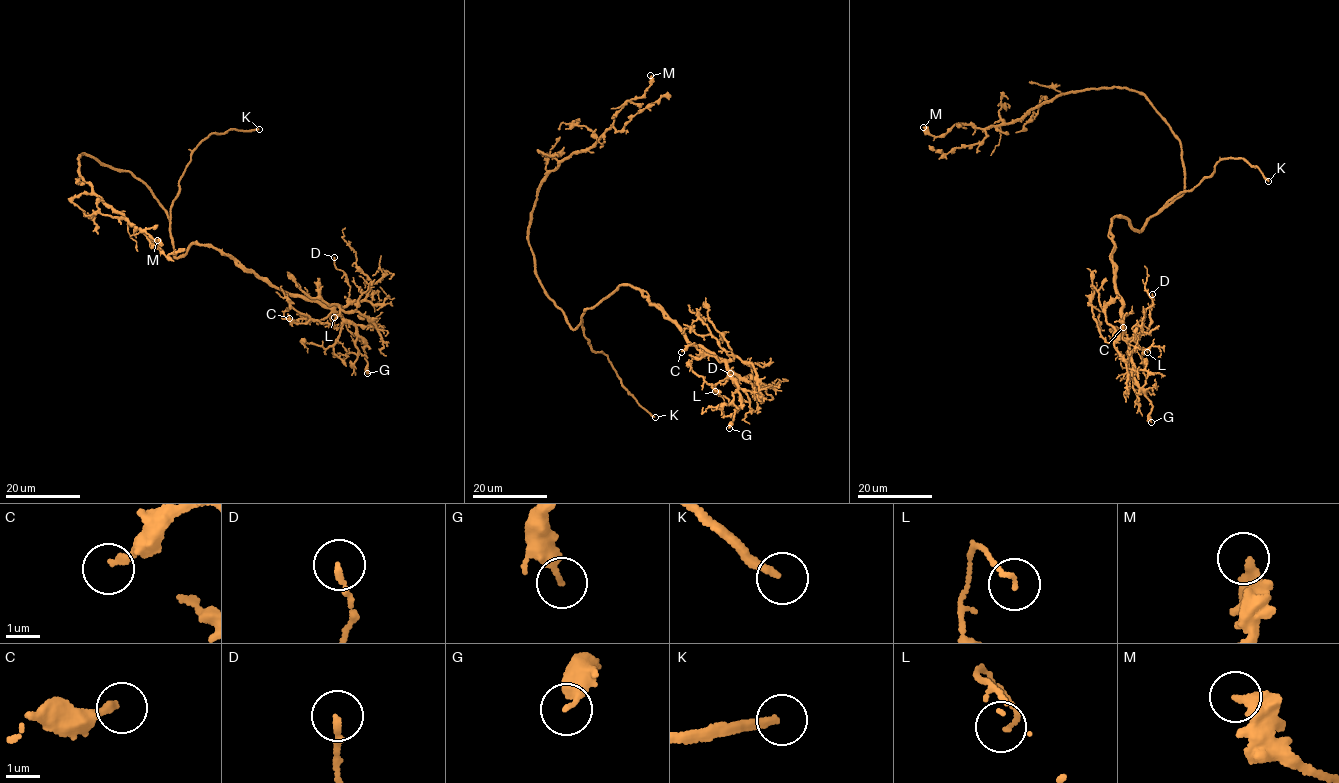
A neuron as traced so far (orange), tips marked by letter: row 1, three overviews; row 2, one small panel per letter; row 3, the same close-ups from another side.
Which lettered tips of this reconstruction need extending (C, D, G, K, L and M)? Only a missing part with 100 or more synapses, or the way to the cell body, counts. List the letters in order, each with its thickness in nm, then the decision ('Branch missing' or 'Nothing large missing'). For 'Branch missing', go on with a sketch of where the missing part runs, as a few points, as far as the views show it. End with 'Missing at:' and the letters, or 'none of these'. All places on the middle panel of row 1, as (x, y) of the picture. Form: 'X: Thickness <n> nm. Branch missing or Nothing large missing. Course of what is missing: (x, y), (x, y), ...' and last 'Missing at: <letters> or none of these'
C: Thickness 200 nm. Nothing large missing
D: Thickness 170 nm. Nothing large missing
G: Thickness 280 nm. Nothing large missing
K: Thickness 220 nm. Branch missing. Course of what is missing: (655, 417), (671, 432), (686, 460)
L: Thickness 110 nm. Nothing large missing
M: Thickness 320 nm. Nothing large missing
Missing at: K

